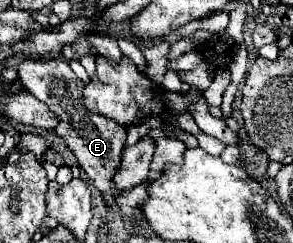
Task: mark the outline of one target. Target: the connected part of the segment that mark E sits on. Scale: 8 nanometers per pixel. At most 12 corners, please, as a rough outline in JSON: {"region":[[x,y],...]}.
{"region":[[25,58],[19,82],[101,192],[131,224],[147,224],[143,184],[113,186],[125,128],[91,114],[67,60]]}

